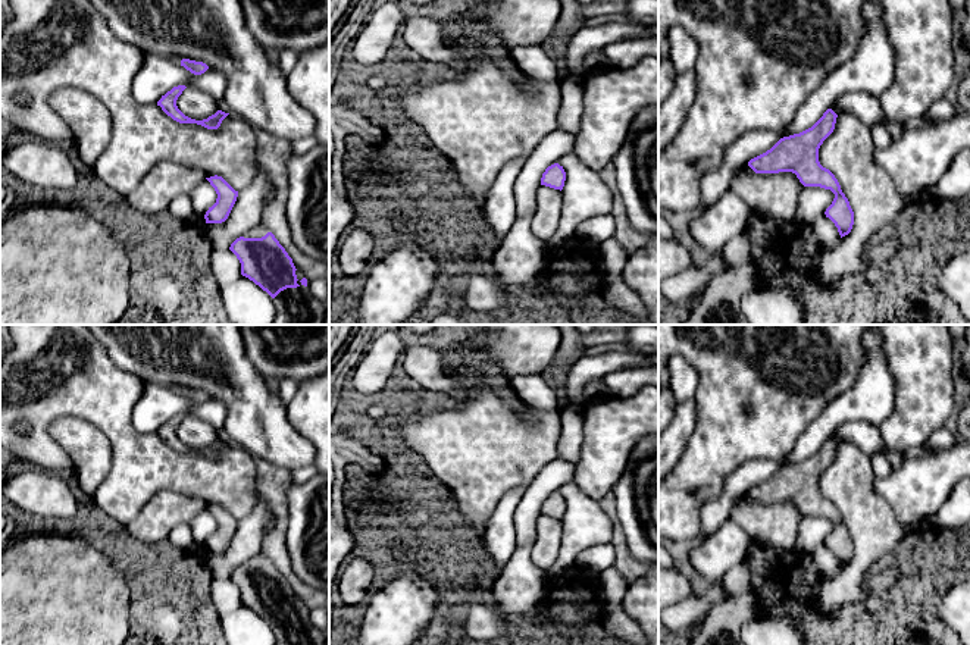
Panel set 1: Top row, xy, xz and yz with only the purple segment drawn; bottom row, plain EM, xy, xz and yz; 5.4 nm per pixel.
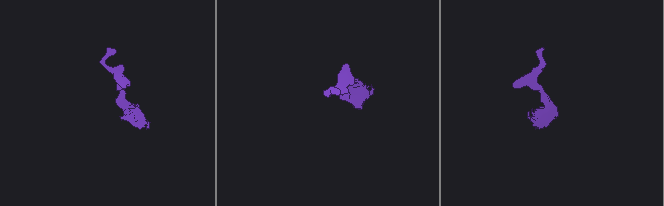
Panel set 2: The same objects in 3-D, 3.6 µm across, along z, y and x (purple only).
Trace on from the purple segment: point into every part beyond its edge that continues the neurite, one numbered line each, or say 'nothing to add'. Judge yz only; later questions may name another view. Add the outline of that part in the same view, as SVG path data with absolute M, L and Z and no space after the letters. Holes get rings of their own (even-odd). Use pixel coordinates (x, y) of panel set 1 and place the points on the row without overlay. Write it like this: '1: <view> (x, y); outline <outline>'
1: yz (775, 523); outline M748 494L733 501L730 520L755 542L773 549L791 551L795 547L804 514L792 501L755 502Z

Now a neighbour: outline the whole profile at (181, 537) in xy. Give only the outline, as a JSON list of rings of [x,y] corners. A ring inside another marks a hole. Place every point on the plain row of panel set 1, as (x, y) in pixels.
[[[178,525],[168,536],[168,541],[181,549],[191,549],[197,542],[191,533],[190,525]]]

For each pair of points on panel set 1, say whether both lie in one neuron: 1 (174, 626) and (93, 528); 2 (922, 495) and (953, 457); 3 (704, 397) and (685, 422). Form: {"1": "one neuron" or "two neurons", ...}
{"1": "one neuron", "2": "one neuron", "3": "two neurons"}

